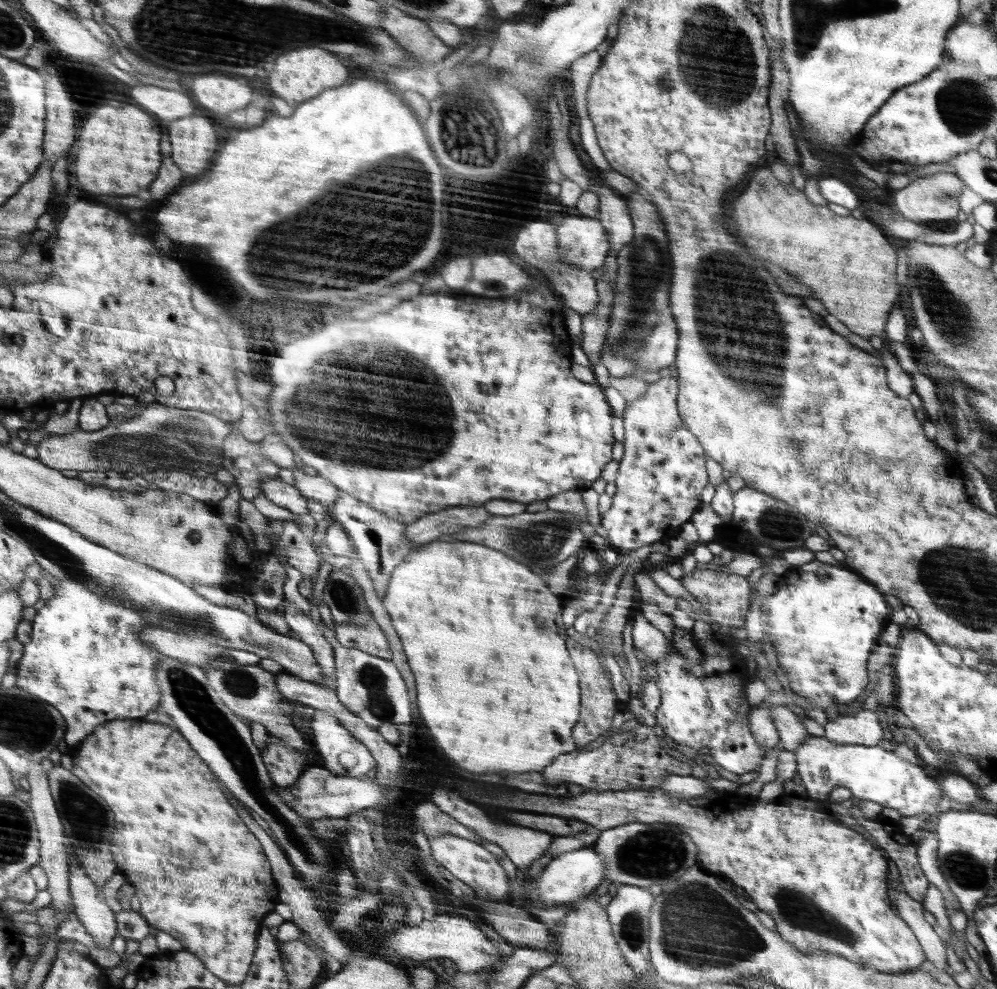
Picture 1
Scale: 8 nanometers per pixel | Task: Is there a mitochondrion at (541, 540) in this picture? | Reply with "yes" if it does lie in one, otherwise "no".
yes

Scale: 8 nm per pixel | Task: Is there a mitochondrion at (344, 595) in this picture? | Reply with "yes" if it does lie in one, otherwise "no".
yes

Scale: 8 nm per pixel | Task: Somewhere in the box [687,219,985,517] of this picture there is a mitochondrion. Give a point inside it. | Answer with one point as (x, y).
(724, 281)

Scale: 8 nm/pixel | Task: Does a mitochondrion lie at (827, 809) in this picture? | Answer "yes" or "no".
no

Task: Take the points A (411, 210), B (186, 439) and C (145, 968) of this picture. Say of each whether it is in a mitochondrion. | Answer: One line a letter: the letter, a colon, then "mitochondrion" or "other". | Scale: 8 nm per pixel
A: mitochondrion
B: mitochondrion
C: other

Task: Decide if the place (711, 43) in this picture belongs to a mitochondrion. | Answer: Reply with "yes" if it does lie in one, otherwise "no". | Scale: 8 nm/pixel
yes

